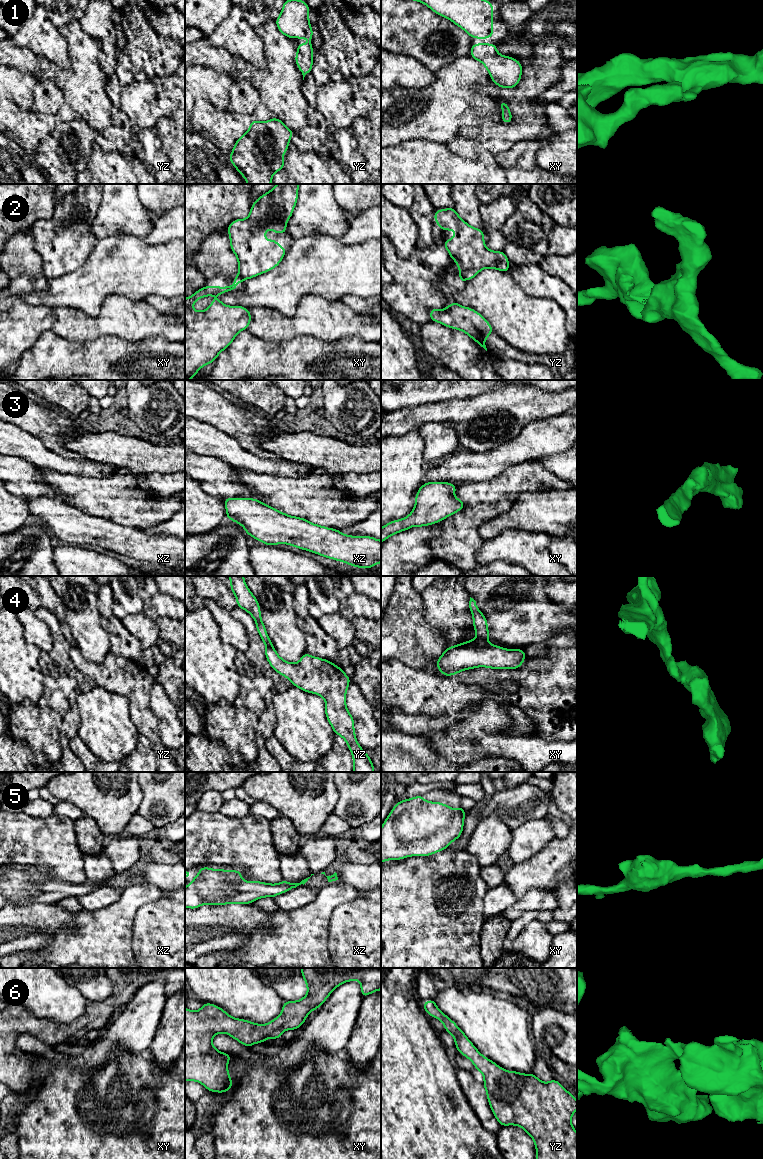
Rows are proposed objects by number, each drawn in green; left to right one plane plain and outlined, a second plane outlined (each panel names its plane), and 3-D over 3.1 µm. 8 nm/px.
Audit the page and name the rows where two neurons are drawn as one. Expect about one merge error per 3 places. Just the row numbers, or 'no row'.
2, 4

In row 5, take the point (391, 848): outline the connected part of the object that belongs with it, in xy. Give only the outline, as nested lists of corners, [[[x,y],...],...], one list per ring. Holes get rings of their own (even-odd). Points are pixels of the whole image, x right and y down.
[[[423,795],[398,801],[381,827],[381,863],[411,856],[429,856],[445,850],[454,840],[461,837],[465,815],[466,811],[461,806],[452,809],[444,803],[426,801]]]

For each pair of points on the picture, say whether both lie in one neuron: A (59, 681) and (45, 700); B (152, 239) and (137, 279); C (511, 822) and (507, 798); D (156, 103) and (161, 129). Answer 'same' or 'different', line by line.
A: same
B: different
C: same
D: different

